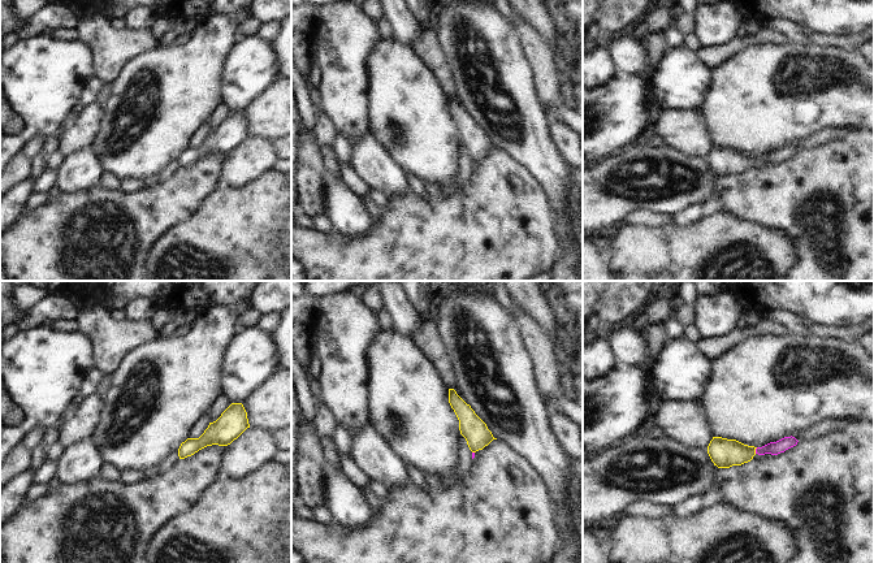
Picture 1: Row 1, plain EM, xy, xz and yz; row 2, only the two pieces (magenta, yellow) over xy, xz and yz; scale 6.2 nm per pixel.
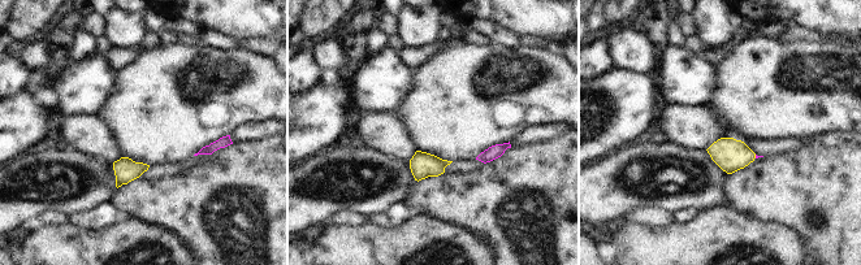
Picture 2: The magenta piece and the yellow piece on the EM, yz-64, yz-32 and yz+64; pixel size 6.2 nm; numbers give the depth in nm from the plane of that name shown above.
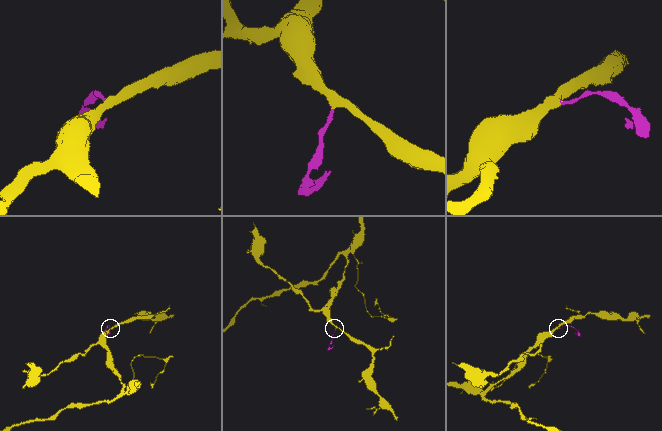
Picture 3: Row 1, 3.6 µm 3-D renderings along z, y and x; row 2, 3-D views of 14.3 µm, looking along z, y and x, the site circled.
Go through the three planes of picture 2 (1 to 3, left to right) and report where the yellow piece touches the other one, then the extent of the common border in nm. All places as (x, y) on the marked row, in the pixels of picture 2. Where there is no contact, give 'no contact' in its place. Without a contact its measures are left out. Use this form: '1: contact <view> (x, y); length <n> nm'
1: no contact
2: no contact
3: contact yz+64 (756, 156); length 30 nm

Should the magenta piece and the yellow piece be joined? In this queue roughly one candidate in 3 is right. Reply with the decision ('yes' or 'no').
yes

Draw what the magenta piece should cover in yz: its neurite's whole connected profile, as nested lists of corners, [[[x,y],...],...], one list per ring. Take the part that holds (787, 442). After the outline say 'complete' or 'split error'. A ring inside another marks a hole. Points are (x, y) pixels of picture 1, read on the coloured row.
[[[713,437],[708,446],[708,454],[718,468],[730,468],[732,465],[741,465],[753,459],[756,454],[778,455],[797,445],[795,437],[784,437],[776,442],[770,442],[762,447],[744,445],[736,439],[727,439],[722,437]]]; split error

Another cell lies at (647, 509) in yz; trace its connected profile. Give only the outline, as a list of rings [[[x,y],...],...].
[[[640,499],[637,502],[631,502],[624,508],[624,515],[631,515],[635,517],[646,517],[650,520],[659,520],[674,515],[674,510],[670,504],[656,503],[648,499]]]

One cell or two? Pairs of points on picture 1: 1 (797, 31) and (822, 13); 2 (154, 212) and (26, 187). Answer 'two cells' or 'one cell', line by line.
1: two cells
2: two cells

